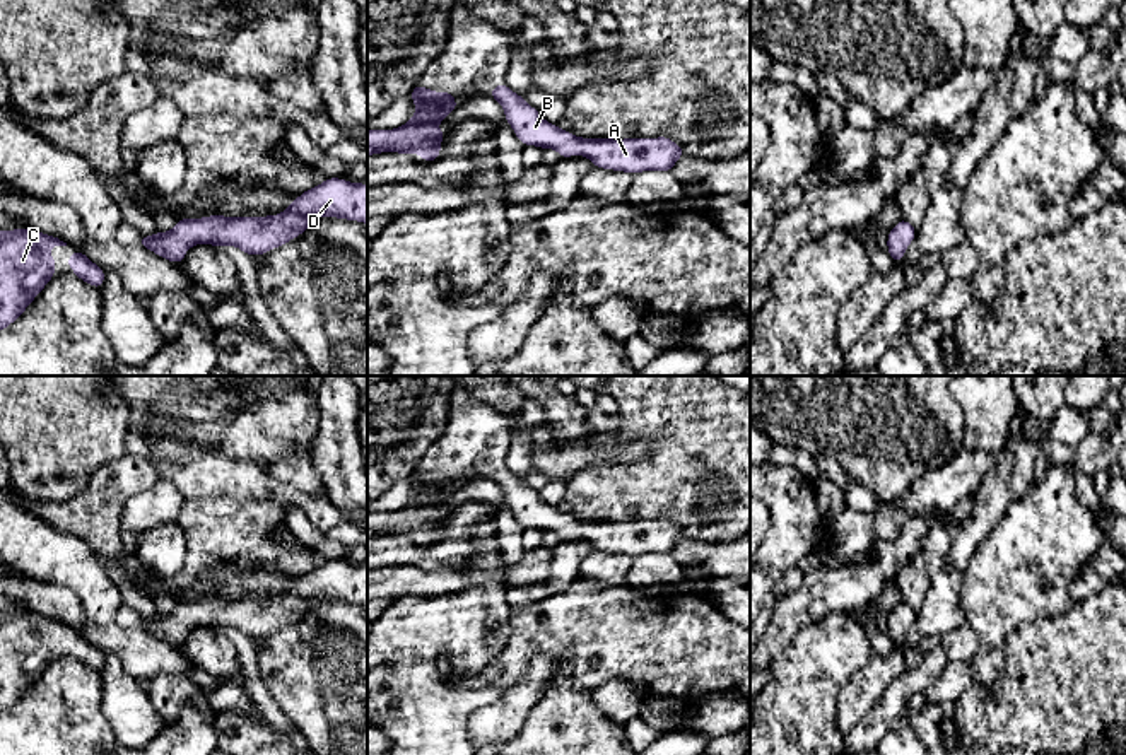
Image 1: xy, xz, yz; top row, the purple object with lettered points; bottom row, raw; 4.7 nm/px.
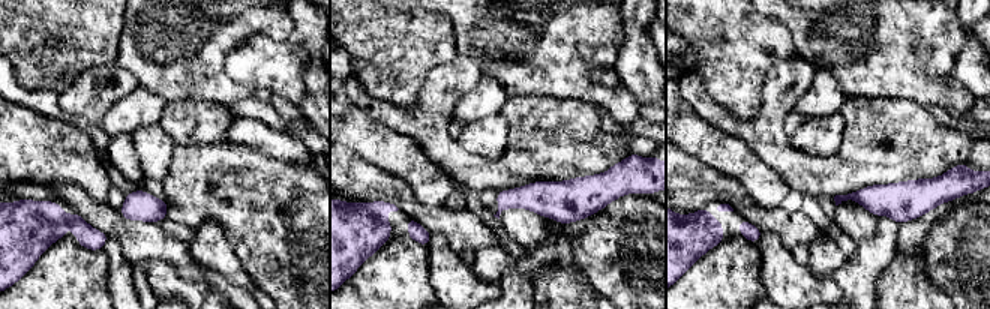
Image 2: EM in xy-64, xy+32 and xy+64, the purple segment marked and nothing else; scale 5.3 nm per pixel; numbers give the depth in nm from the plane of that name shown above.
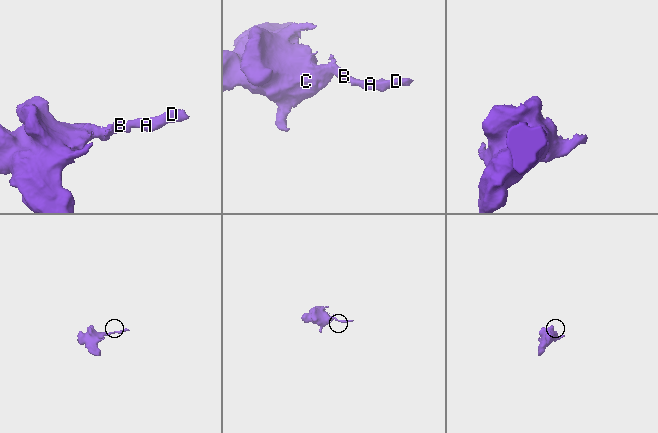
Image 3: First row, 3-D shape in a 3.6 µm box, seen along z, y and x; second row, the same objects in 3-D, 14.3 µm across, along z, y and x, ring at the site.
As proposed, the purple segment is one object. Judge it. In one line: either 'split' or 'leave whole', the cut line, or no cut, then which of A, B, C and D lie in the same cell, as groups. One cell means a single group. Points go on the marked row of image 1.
leave whole | no cut | A B C D

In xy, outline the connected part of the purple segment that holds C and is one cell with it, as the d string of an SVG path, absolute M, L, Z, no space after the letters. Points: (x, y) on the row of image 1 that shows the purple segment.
M26 227L0 231L0 330L12 325L55 277L56 263L48 251L51 246L67 243Z

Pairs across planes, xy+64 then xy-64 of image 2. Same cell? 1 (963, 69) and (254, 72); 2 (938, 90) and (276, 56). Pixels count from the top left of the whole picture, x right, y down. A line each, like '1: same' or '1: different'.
1: different
2: different

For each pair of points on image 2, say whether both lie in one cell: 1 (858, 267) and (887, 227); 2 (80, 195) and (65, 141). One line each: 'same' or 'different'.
1: same
2: different

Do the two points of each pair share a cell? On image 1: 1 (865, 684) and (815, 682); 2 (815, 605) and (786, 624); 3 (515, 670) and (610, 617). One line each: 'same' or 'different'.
1: different
2: same
3: same

